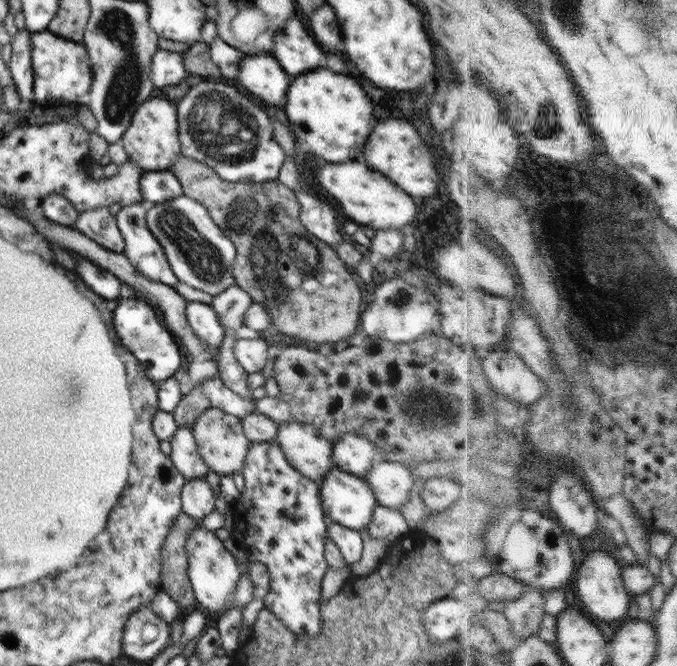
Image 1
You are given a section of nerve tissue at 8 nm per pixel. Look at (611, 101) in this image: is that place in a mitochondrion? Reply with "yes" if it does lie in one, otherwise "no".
no

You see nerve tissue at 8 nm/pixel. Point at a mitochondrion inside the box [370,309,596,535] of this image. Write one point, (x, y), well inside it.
(442, 419)

